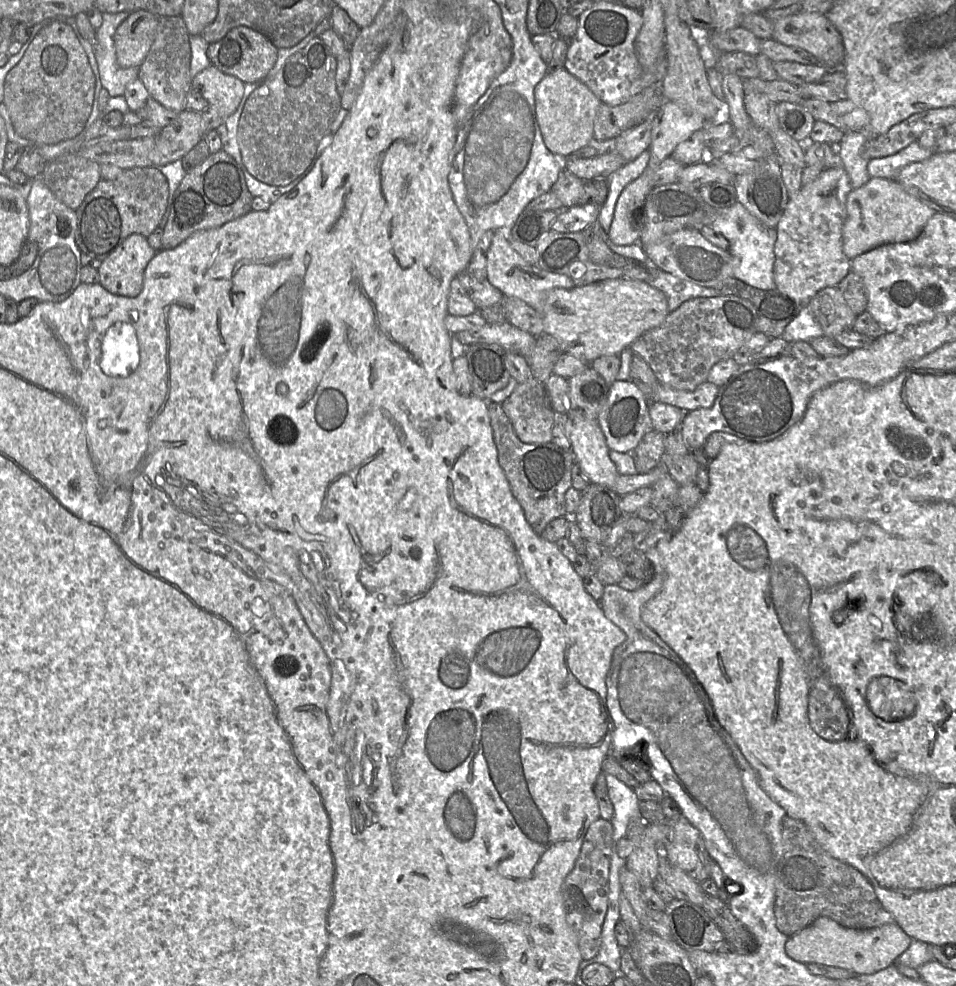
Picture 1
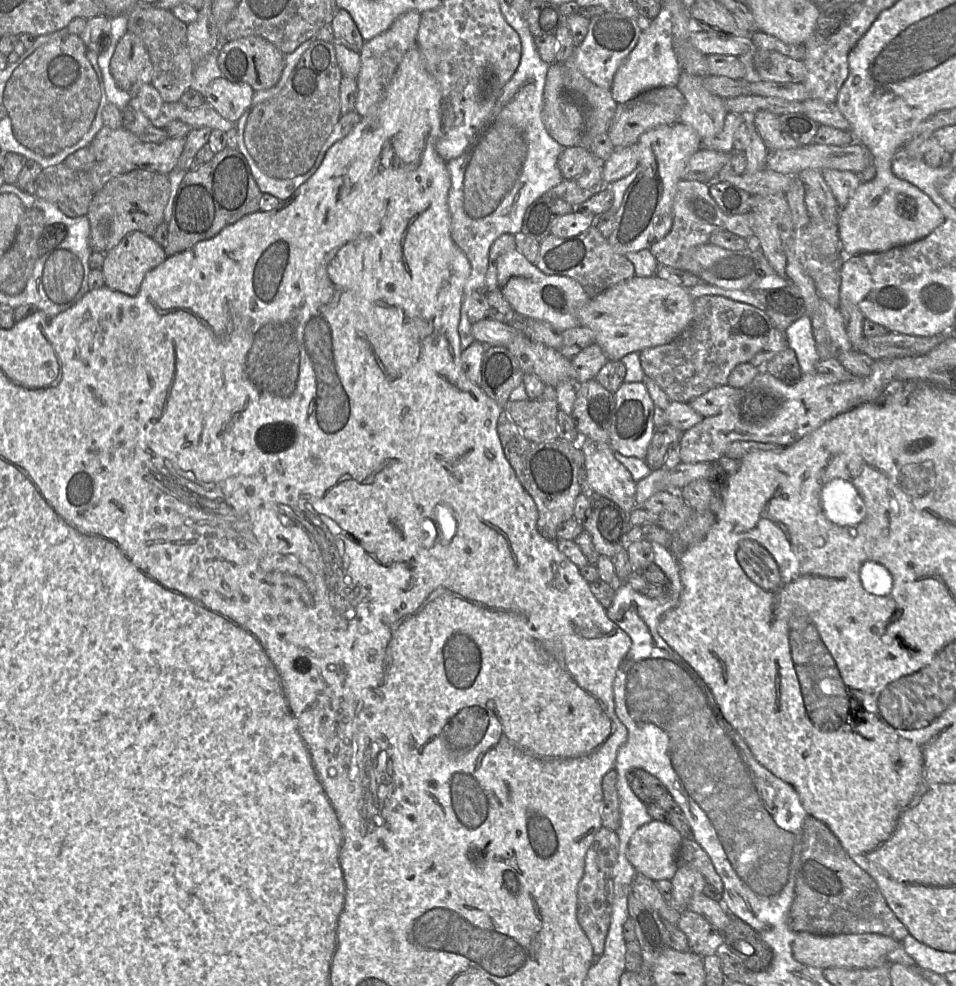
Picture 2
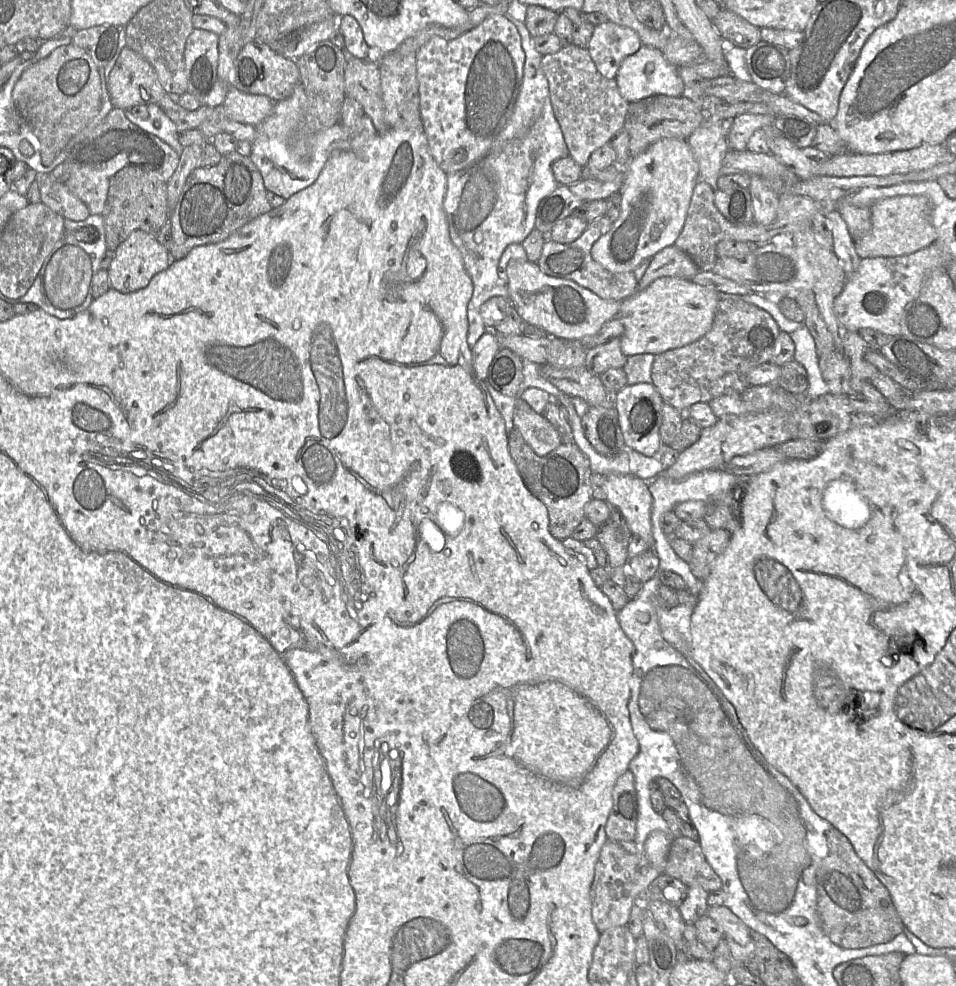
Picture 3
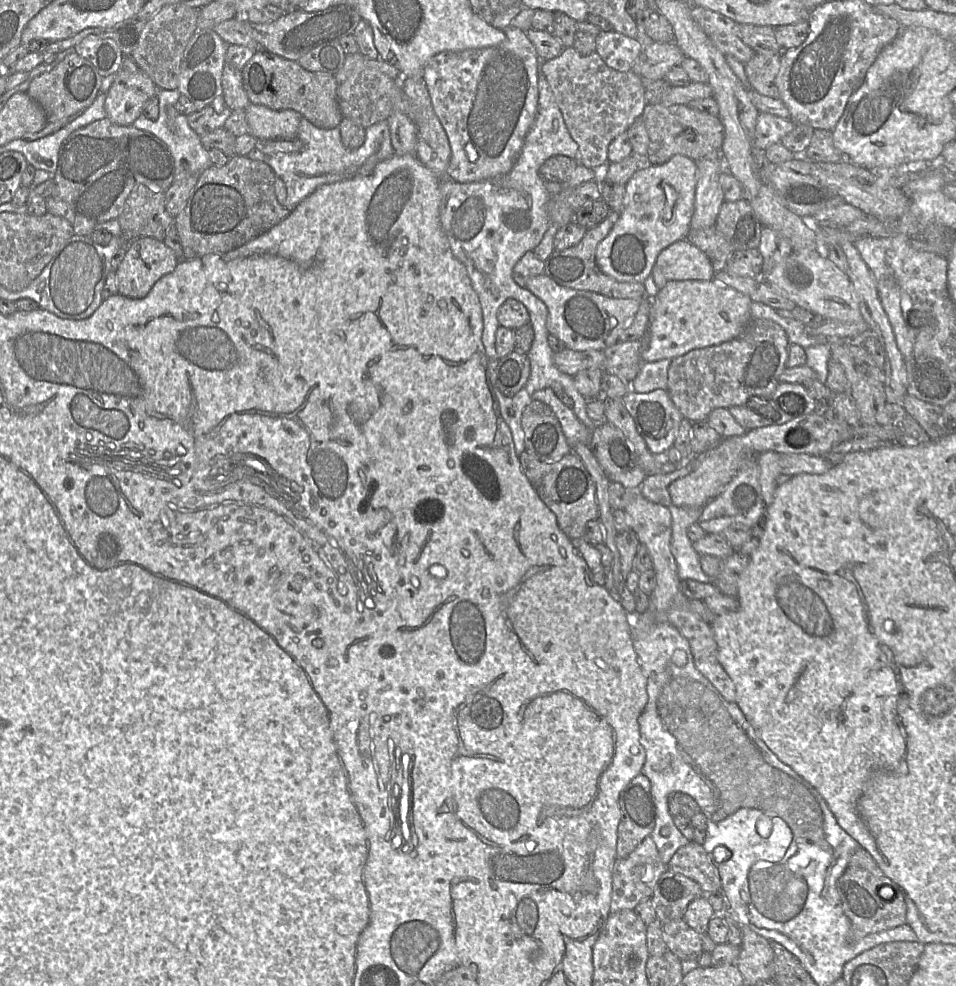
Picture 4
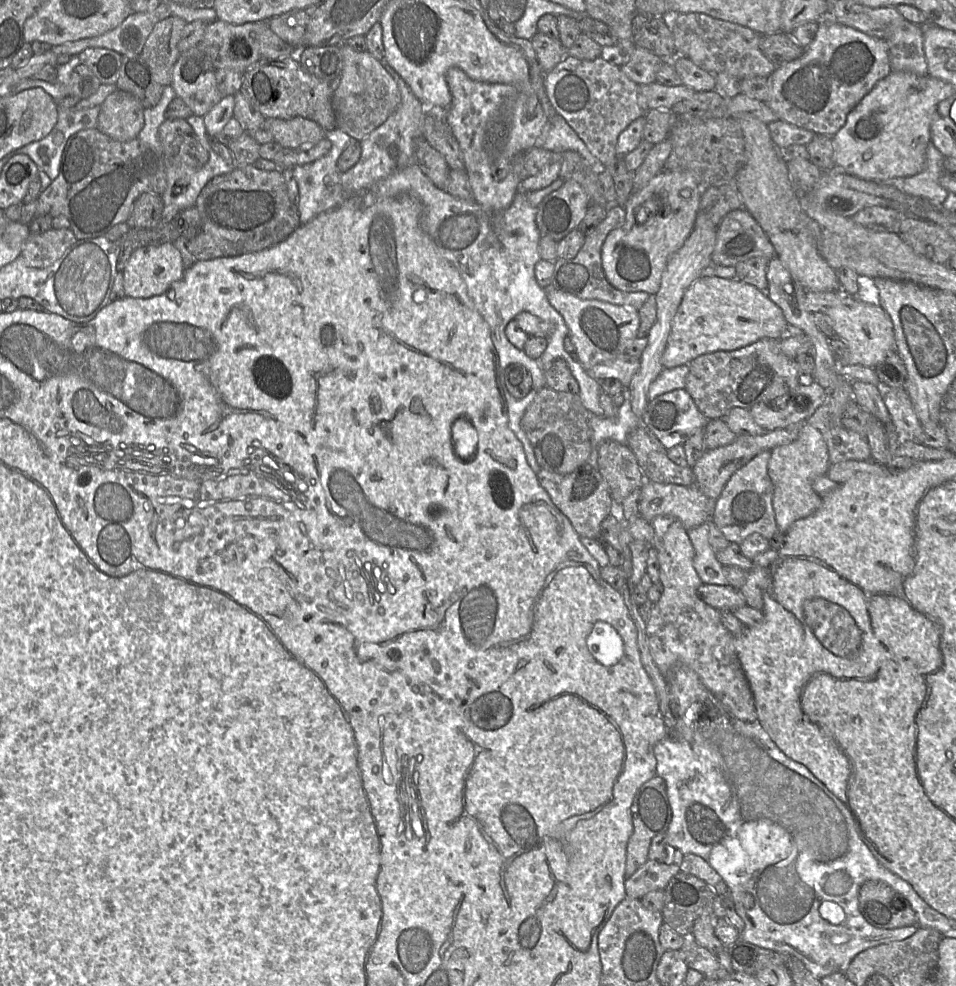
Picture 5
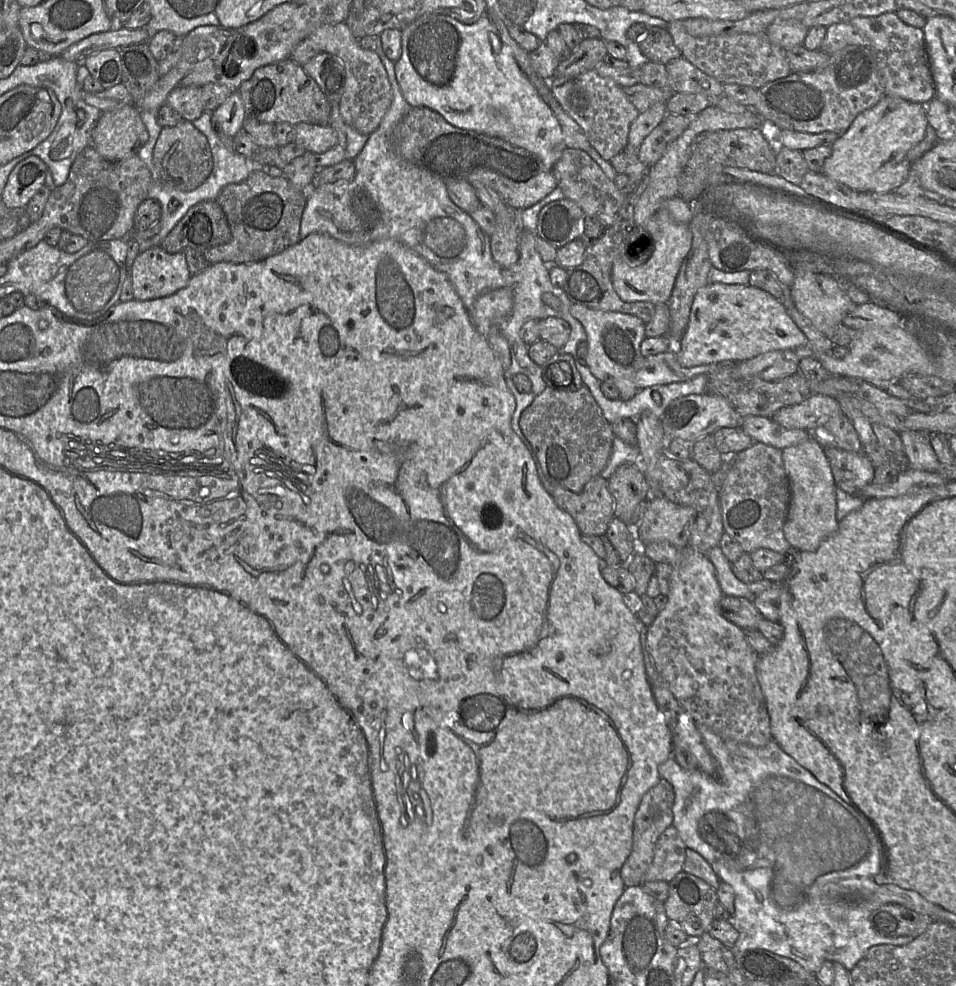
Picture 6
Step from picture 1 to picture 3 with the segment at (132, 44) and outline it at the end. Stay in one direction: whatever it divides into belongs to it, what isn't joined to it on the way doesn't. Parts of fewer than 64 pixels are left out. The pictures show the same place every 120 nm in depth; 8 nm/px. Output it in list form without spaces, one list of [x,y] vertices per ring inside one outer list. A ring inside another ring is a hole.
[[[127,46],[110,72],[107,89],[113,107],[125,112],[138,105],[159,104],[167,94],[150,63]]]

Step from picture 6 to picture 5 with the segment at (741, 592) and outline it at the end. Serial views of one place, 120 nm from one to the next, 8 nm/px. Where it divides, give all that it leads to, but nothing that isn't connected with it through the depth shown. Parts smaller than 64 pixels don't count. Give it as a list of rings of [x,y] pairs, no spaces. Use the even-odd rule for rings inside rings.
[[[706,522],[686,531],[695,551],[693,565],[704,584],[728,586],[723,565],[709,544],[709,527],[710,522]]]

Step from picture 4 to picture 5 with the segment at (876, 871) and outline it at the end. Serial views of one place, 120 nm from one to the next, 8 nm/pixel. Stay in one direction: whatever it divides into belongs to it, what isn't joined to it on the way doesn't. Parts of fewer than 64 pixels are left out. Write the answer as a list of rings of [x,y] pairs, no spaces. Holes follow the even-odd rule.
[[[869,880],[861,886],[859,909],[876,928],[895,929],[917,924],[917,915],[908,900],[883,881]]]

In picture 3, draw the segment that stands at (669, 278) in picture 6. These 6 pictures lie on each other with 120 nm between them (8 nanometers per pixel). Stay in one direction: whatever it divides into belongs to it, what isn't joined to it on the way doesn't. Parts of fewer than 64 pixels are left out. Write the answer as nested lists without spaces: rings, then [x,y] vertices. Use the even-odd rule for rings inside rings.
[[[664,138],[654,142],[643,153],[633,156],[629,163],[623,167],[624,183],[621,189],[622,205],[618,219],[613,223],[611,229],[603,235],[592,247],[592,257],[600,263],[605,269],[613,273],[619,272],[634,272],[634,270],[646,260],[650,260],[657,252],[663,248],[674,246],[677,237],[679,236],[687,216],[692,193],[699,176],[699,167],[694,158],[693,152],[685,139],[679,138]]]

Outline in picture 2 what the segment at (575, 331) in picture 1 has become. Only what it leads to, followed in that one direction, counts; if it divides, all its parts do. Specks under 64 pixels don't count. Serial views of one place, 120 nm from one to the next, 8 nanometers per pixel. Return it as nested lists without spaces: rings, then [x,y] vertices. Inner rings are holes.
[[[657,276],[632,277],[614,285],[591,298],[578,311],[580,327],[587,327],[595,334],[595,344],[600,346],[609,361],[618,361],[629,353],[641,352],[647,348],[664,345],[679,336],[693,317],[693,301],[687,288]]]

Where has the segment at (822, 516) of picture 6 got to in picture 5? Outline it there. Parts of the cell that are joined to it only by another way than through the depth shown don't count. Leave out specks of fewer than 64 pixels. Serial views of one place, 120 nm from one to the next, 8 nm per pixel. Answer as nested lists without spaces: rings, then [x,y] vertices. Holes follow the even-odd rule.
[[[802,424],[796,440],[771,450],[768,474],[773,484],[773,509],[779,532],[785,533],[797,520],[813,515],[822,497],[813,489],[815,479],[825,476],[830,467],[827,445],[818,430]]]

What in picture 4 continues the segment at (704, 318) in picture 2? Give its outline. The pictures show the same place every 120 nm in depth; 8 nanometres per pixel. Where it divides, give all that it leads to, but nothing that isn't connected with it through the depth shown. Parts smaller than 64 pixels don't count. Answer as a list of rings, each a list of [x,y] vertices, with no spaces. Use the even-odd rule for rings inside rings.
[[[751,318],[737,338],[672,359],[666,391],[684,418],[692,424],[706,421],[716,408],[745,406],[751,397],[771,396],[787,368],[789,346],[786,332],[777,323]]]

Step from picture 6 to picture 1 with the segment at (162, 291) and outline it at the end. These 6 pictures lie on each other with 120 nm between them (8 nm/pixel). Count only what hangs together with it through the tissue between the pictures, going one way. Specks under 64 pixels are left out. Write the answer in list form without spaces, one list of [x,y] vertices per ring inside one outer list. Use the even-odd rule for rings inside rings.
[[[128,236],[101,261],[97,269],[100,285],[115,295],[137,296],[142,291],[145,269],[155,254],[144,236]]]

